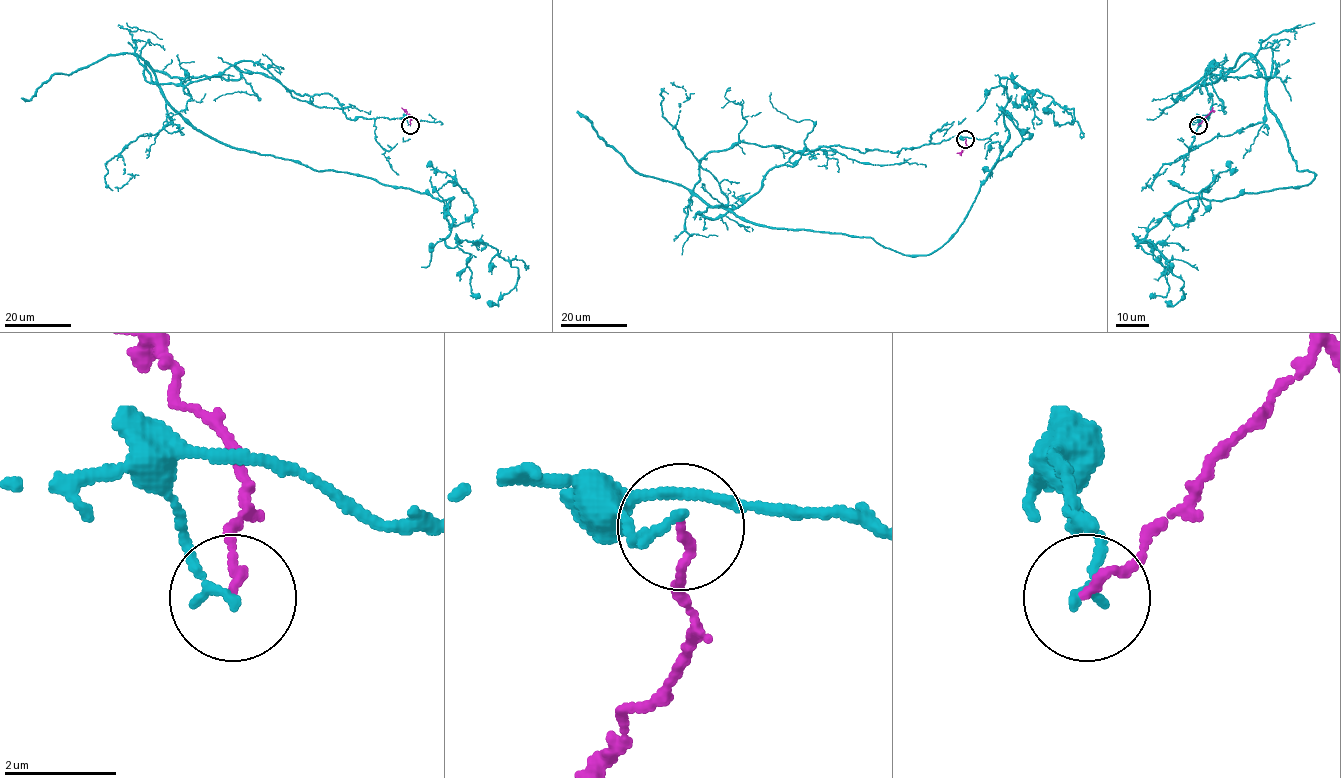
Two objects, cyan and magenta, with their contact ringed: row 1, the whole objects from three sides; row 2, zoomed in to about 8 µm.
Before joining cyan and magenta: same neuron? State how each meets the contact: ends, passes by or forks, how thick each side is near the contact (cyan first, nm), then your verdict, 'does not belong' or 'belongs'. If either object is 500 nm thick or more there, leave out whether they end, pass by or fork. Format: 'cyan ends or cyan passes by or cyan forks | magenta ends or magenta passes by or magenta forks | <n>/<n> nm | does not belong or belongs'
cyan ends | magenta ends | 170/150 nm | does not belong

